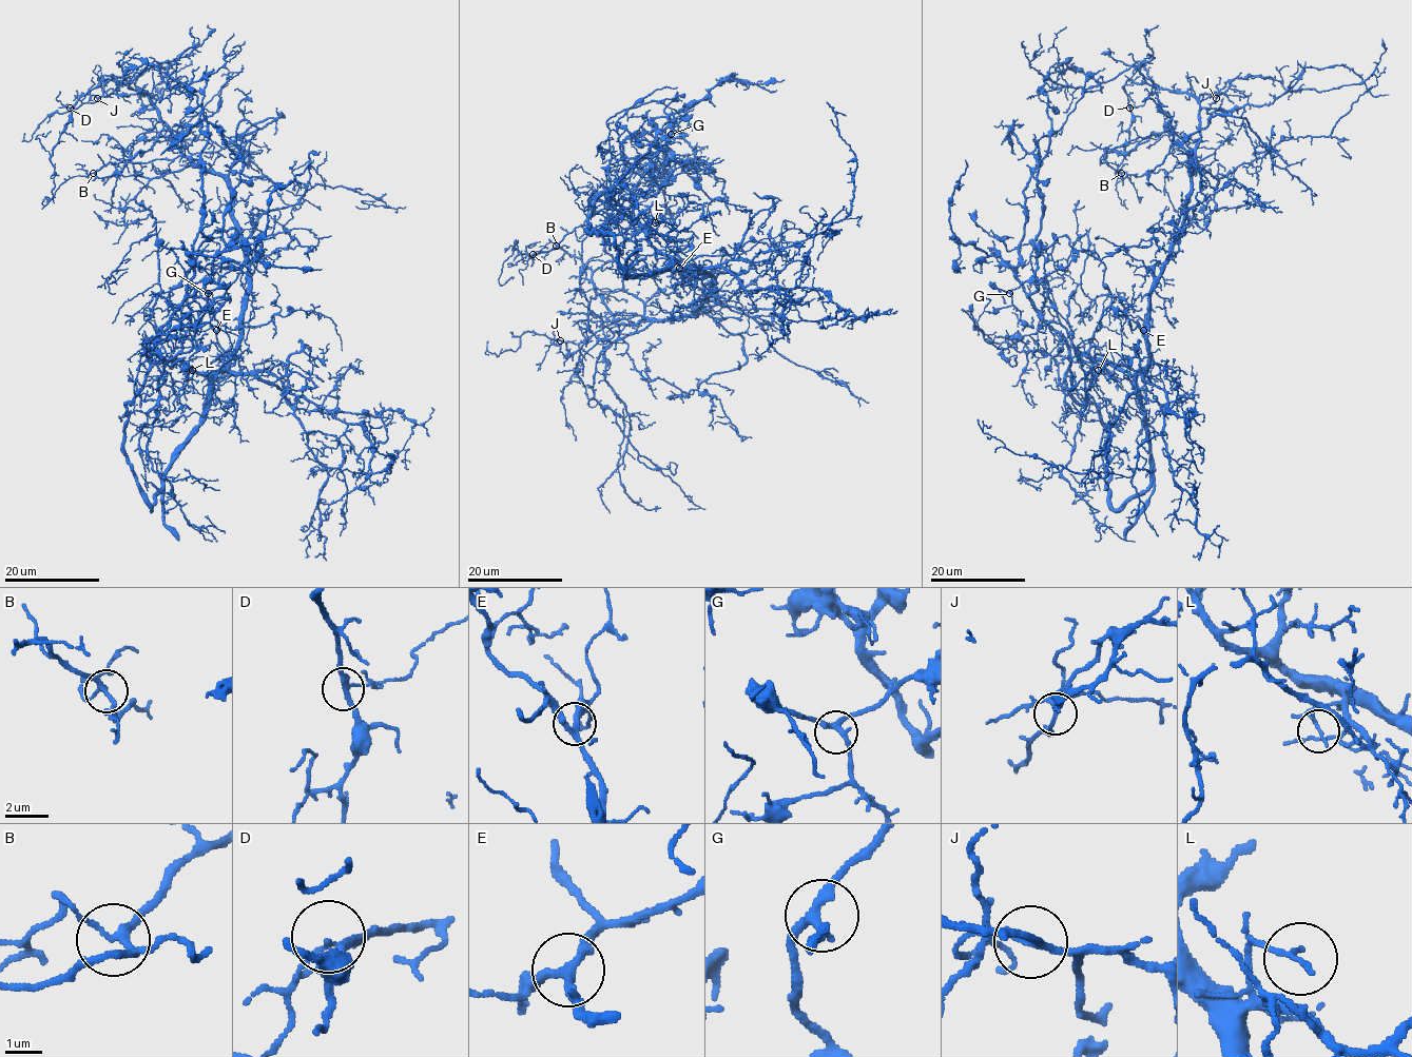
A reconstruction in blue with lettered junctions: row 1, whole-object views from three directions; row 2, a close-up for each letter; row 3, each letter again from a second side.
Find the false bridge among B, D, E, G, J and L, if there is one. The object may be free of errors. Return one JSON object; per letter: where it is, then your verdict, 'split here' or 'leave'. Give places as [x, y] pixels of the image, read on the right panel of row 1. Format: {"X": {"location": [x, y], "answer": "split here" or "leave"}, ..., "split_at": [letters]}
{"B": {"location": [1121, 173], "answer": "leave"}, "D": {"location": [1129, 108], "answer": "leave"}, "E": {"location": [1143, 330], "answer": "leave"}, "G": {"location": [1009, 293], "answer": "leave"}, "J": {"location": [1216, 98], "answer": "leave"}, "L": {"location": [1098, 370], "answer": "split here"}, "split_at": ["L"]}

